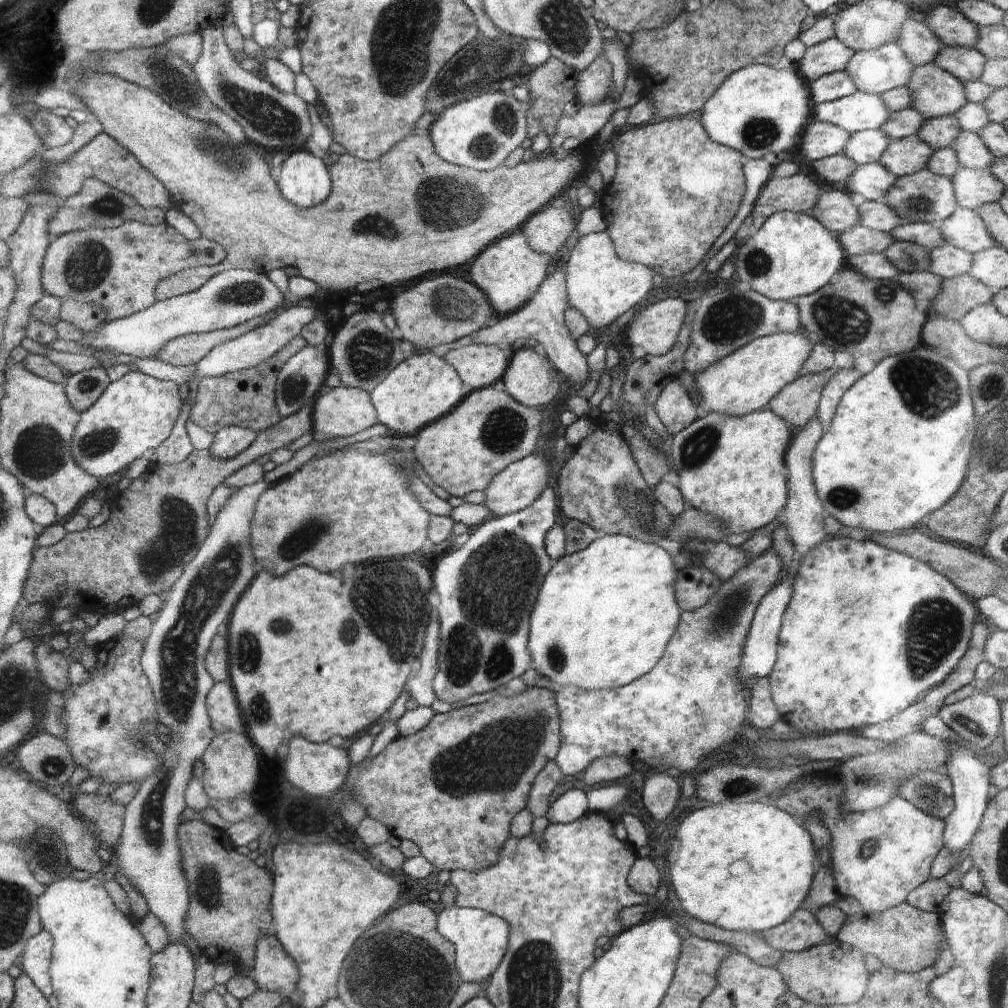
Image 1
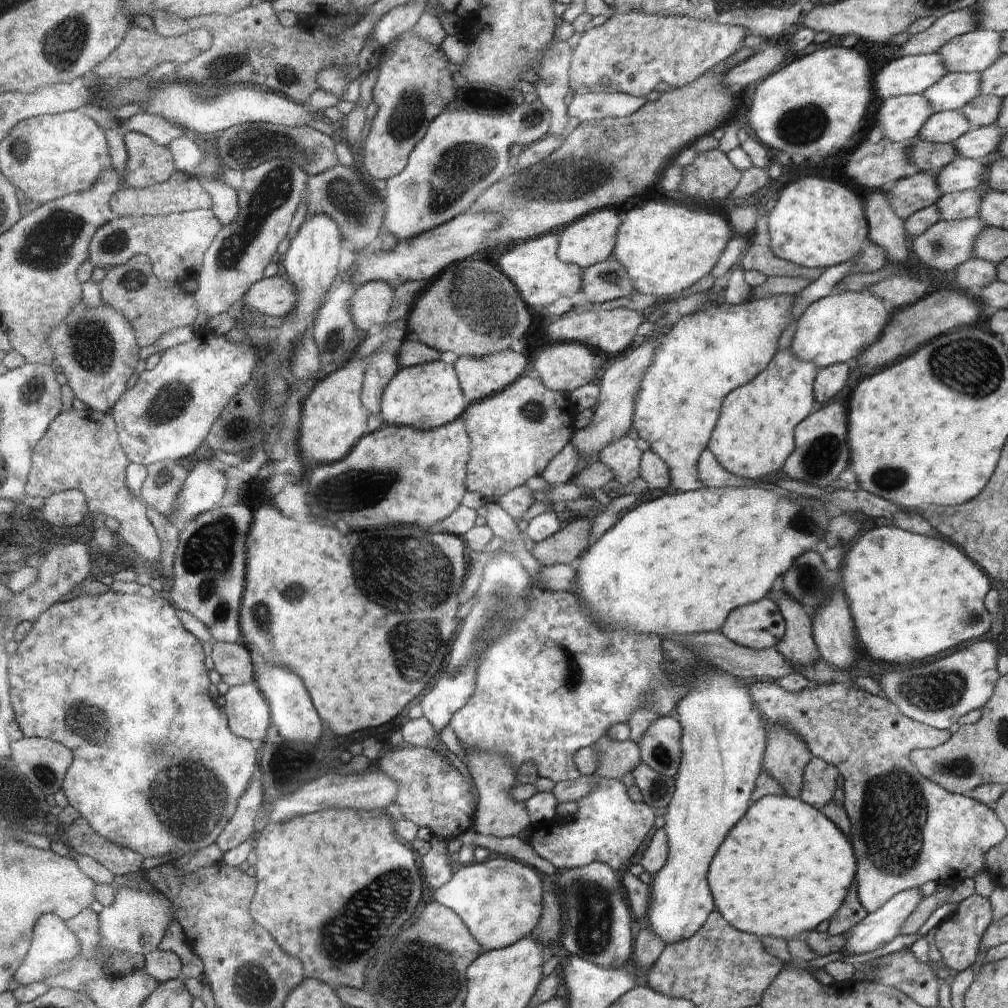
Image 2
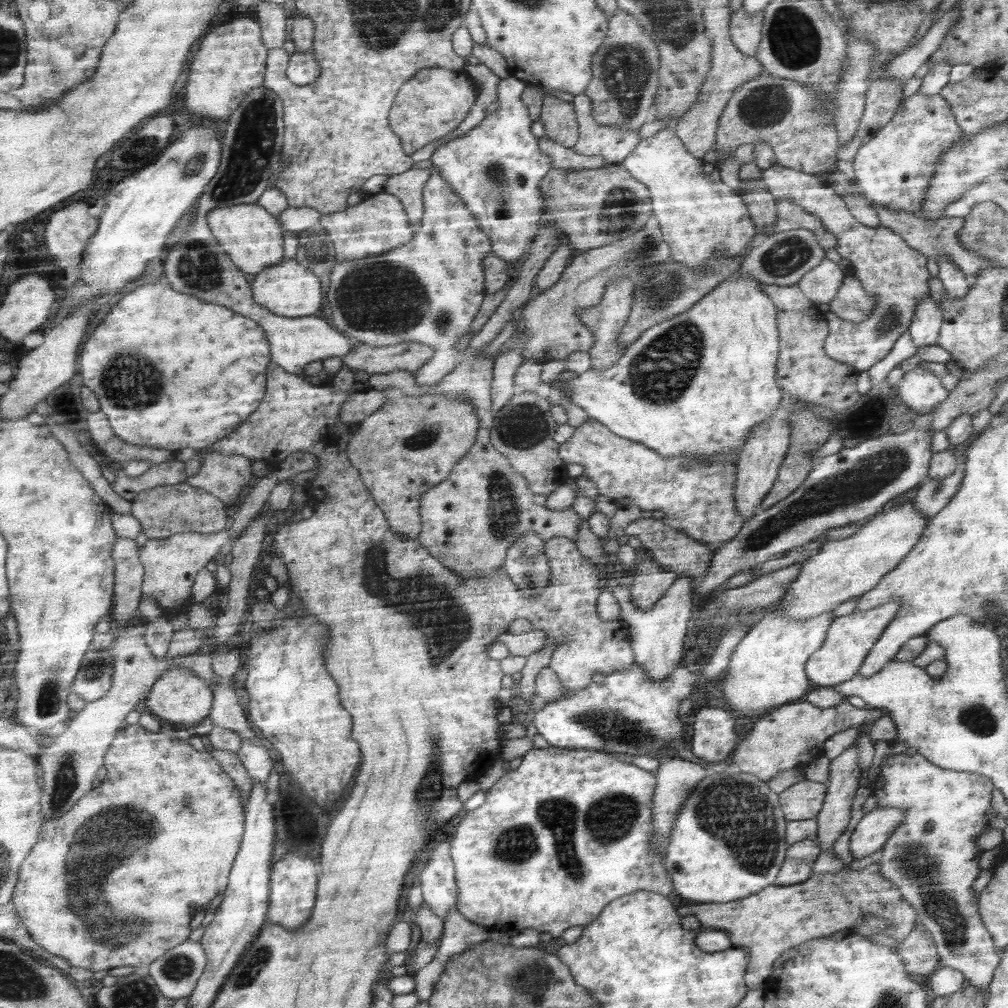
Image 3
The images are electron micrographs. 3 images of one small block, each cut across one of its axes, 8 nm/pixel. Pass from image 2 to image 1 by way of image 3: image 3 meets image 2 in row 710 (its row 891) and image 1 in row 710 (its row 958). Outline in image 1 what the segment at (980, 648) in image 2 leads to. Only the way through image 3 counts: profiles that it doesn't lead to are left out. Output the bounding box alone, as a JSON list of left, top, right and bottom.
[937,692,1002,749]

